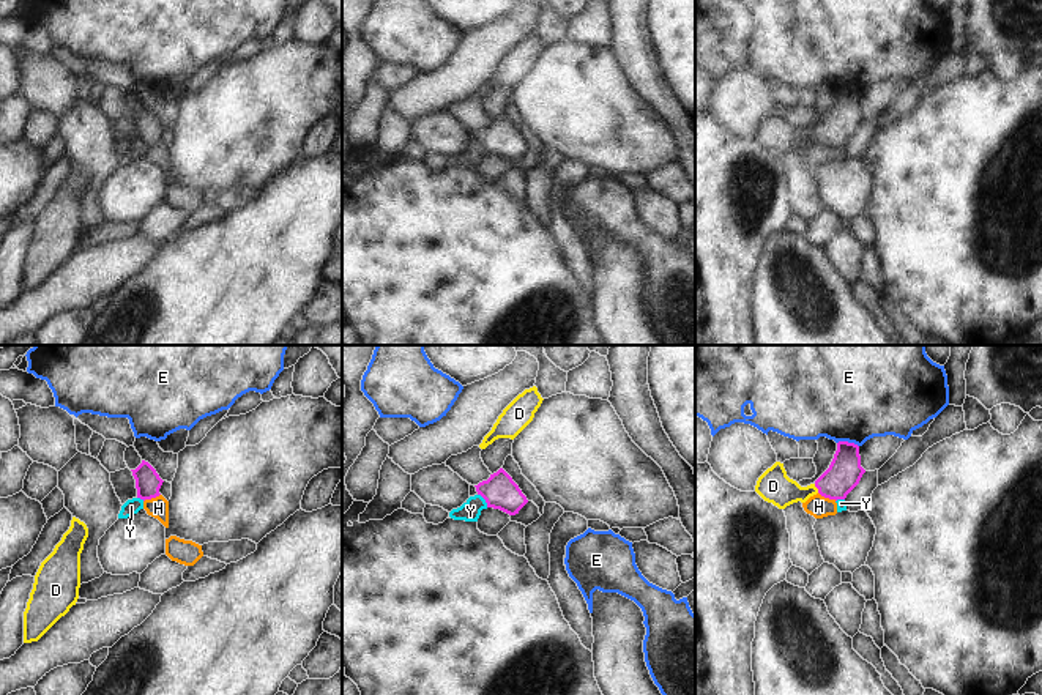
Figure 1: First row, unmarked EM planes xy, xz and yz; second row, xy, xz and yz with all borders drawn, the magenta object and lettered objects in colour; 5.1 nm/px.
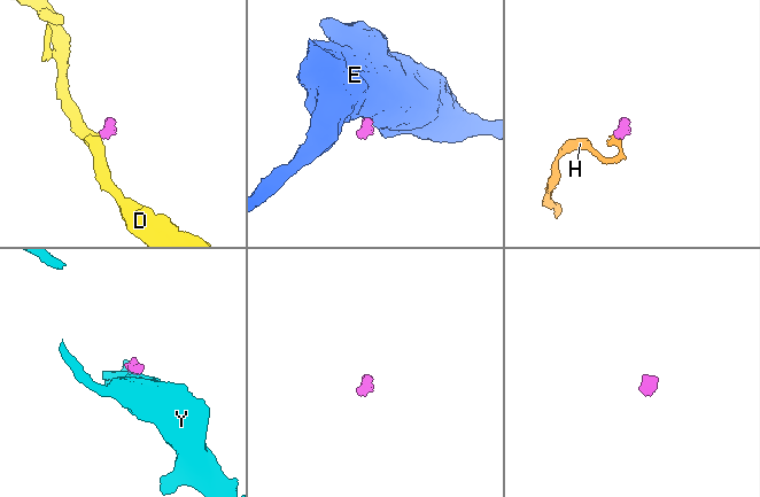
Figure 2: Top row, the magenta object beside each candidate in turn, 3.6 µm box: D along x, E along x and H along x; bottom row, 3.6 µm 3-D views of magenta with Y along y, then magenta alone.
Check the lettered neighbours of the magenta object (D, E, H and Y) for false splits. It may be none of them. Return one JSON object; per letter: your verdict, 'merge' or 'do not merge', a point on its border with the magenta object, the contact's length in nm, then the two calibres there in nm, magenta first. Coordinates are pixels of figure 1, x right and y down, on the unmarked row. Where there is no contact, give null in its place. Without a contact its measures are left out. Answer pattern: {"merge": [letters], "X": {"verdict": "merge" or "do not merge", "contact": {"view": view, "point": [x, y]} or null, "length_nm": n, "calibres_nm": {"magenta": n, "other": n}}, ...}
{"merge": ["D"], "D": {"verdict": "merge", "contact": {"view": "yz", "point": [817, 134]}, "length_nm": 50, "calibres_nm": {"magenta": 170, "other": 170}}, "E": {"verdict": "do not merge", "contact": {"view": "yz", "point": [847, 89]}, "length_nm": 110, "calibres_nm": {"magenta": 170, "other": 460}}, "H": {"verdict": "do not merge", "contact": {"view": "yz", "point": [828, 144]}, "length_nm": 100, "calibres_nm": {"magenta": 170, "other": 120}}, "Y": {"verdict": "do not merge", "contact": {"view": "xz", "point": [484, 145]}, "length_nm": 90, "calibres_nm": {"magenta": 180, "other": 110}}}

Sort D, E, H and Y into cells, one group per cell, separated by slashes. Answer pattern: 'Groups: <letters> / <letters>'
Groups: D / E / H Y.

